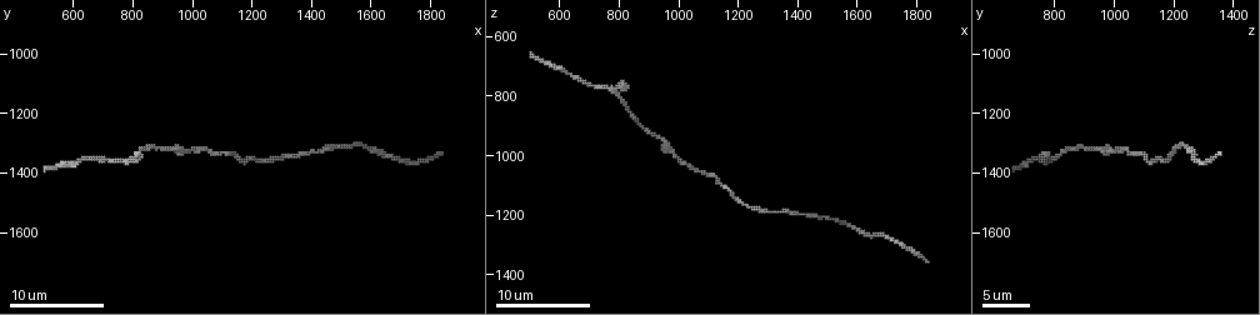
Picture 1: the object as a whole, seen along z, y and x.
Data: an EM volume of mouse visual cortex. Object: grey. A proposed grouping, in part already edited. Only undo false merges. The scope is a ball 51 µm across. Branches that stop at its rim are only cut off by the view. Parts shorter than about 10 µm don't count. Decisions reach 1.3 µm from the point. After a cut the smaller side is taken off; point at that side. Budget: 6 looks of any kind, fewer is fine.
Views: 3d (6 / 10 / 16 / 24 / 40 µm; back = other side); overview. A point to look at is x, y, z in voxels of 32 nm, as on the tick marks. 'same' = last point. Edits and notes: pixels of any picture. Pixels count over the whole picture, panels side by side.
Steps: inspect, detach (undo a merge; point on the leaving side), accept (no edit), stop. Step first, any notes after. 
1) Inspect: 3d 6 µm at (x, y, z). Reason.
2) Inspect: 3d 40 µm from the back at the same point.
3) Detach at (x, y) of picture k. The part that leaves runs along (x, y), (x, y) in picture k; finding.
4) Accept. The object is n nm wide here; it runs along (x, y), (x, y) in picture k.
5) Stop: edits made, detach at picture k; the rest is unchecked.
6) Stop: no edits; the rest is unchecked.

Inspect: 3d 10 µm at (1330, 1340, 1190). A narrow waist.

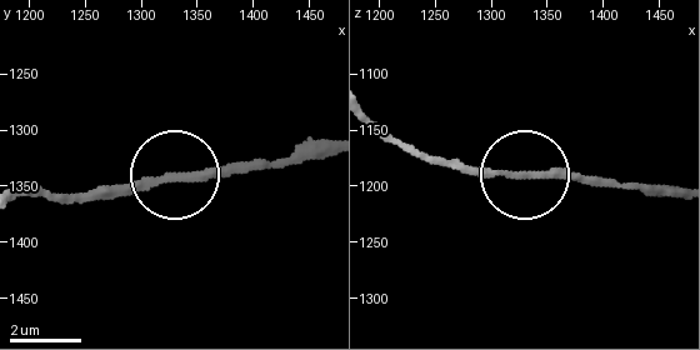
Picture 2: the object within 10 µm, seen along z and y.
Accept. The object is 170 nm wide here; it runs along (370, 118), (415, 150), (504, 175), (645, 184) in picture 2; continuous, no second neuron.

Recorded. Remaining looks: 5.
Inspect: 3d 6 µm at (1590, 1320, 1240). Thick turns thin.

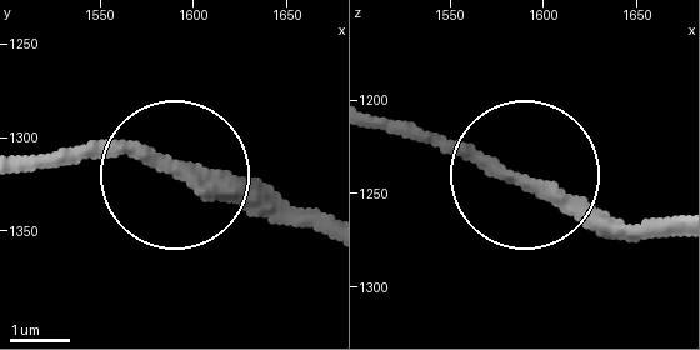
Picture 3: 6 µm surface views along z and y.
Accept. The object is 230 nm wide here; all the same neuron.

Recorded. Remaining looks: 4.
Inspect: 3d 6 µm at (1050, 1320, 1040). Calibre changes.

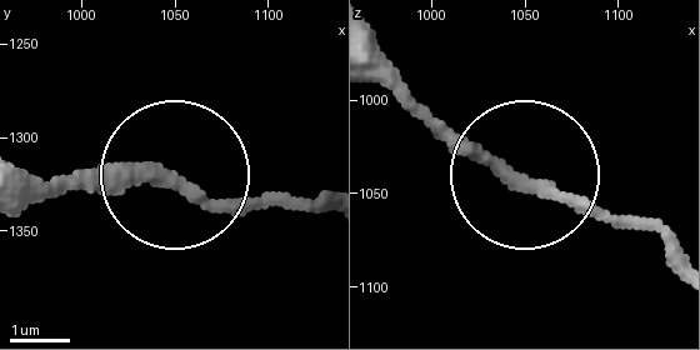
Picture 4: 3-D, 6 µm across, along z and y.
Inspect: 3d 6 µm from the back at (1056, 1328, 1046).

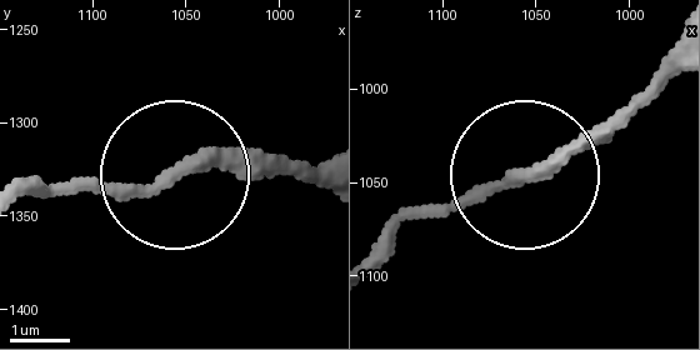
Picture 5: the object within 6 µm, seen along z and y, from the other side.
Accept. It runs along (375, 249), (569, 155), (669, 60) in picture 5; all the same neuron.

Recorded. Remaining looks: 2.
Stop: no edits; the rest is unchecked.

